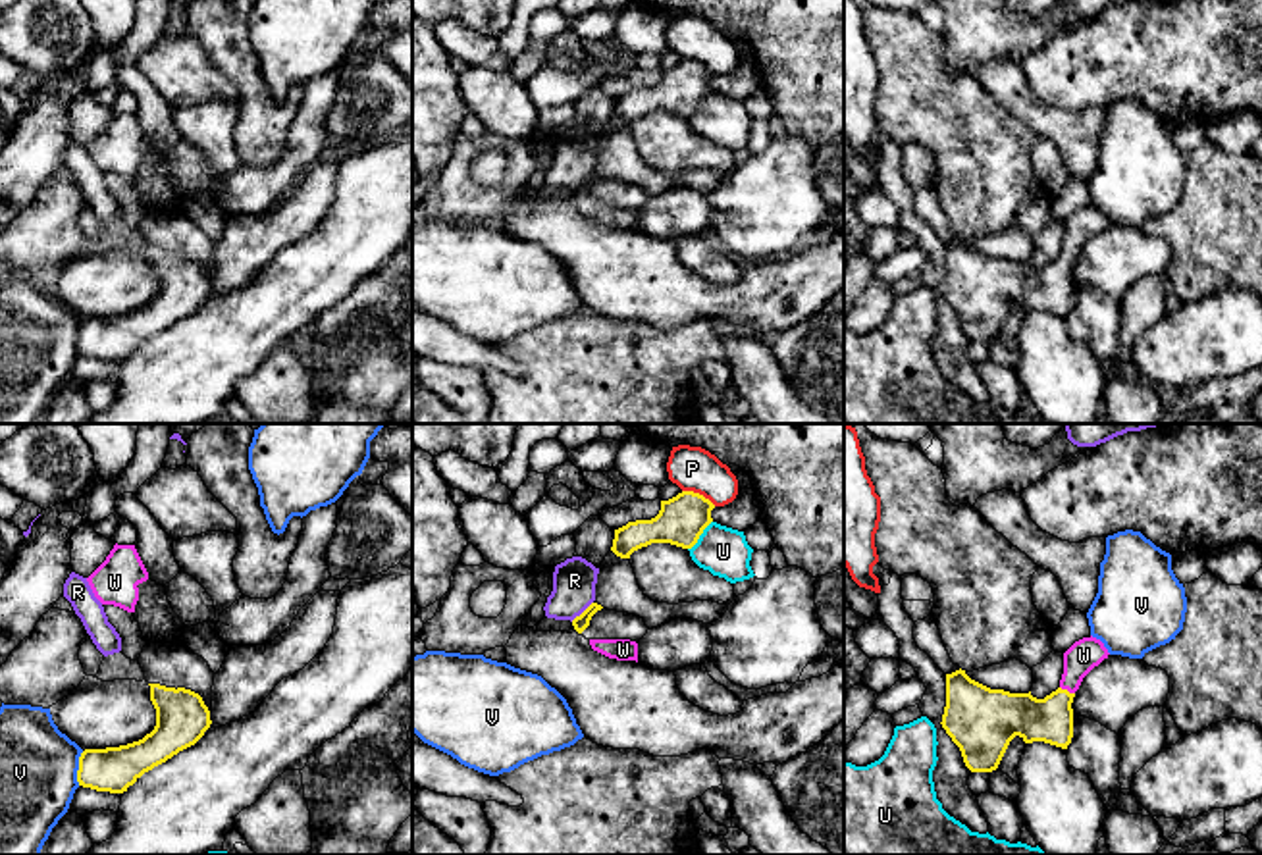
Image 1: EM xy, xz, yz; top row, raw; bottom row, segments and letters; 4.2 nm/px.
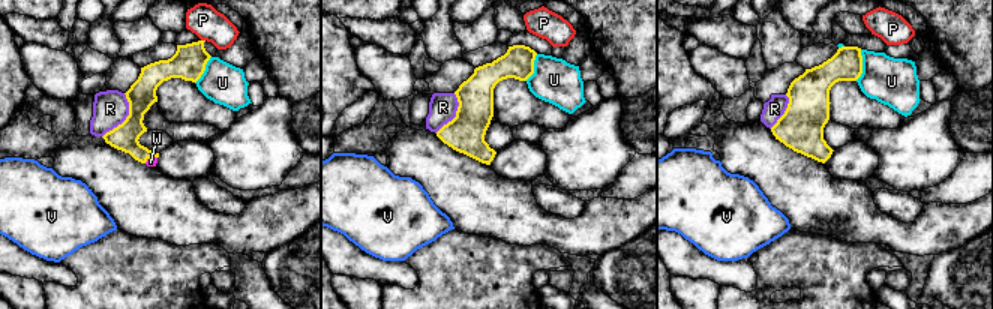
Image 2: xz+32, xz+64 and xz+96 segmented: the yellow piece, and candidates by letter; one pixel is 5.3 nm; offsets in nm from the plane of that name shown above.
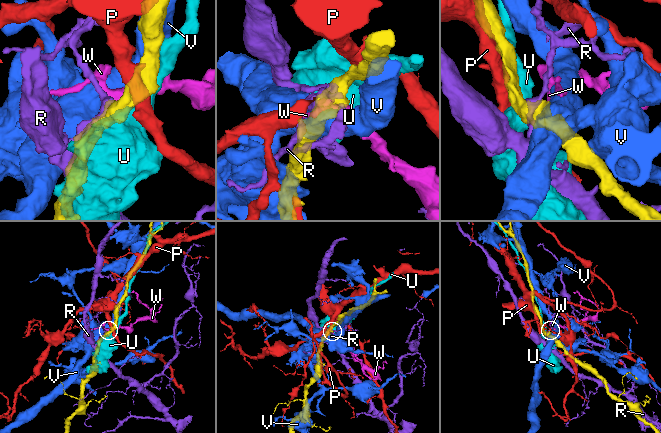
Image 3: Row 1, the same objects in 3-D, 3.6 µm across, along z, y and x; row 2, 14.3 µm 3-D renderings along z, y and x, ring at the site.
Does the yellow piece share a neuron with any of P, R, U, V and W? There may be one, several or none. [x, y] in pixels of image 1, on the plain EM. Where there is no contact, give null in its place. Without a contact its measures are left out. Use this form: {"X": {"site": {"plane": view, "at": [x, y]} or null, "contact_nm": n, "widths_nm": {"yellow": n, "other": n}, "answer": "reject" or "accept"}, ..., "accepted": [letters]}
{"P": {"site": {"plane": "xz", "at": [698, 62]}, "contact_nm": 160, "widths_nm": {"yellow": 200, "other": 190}, "answer": "reject"}, "R": {"site": {"plane": "xz", "at": [582, 181]}, "contact_nm": 130, "widths_nm": {"yellow": 70, "other": 180}, "answer": "reject"}, "U": {"site": {"plane": "xz", "at": [700, 103]}, "contact_nm": 160, "widths_nm": {"yellow": 200, "other": 200}, "answer": "reject"}, "V": {"site": {"plane": "xy", "at": [79, 337]}, "contact_nm": 150, "widths_nm": {"yellow": 190, "other": 320}, "answer": "reject"}, "W": {"site": {"plane": "yz", "at": [1066, 259]}, "contact_nm": 70, "widths_nm": {"yellow": 190, "other": 140}, "answer": "accept"}, "accepted": ["W"]}

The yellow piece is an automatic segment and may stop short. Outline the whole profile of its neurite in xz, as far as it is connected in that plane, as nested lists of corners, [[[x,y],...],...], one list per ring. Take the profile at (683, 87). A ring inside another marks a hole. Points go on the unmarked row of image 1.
[[[682,60],[669,69],[661,69],[661,79],[651,89],[636,89],[615,98],[611,119],[620,127],[651,112],[670,112],[692,117],[703,98],[713,91],[715,73],[699,62]]]

